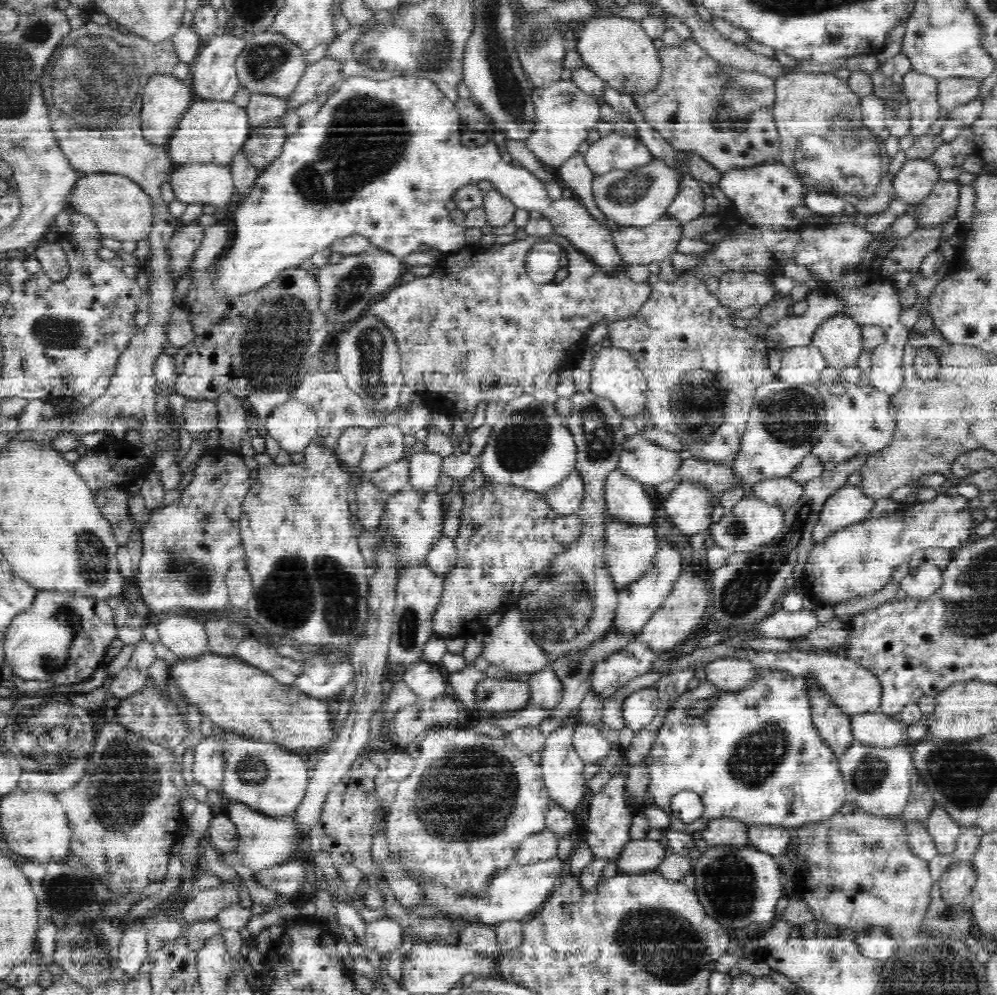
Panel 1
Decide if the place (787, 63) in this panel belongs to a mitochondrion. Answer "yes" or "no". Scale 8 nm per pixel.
no

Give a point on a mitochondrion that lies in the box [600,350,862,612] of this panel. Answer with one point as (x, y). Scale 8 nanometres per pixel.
(699, 406)

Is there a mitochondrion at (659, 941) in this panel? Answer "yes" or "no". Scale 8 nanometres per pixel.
yes

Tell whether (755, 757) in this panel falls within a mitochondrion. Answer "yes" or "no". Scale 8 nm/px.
yes

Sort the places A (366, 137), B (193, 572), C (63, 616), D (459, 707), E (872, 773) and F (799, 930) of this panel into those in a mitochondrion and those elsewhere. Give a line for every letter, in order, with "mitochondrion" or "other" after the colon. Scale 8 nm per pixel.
A: mitochondrion
B: mitochondrion
C: mitochondrion
D: other
E: mitochondrion
F: other

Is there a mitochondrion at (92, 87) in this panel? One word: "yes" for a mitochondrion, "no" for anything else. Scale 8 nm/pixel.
yes

